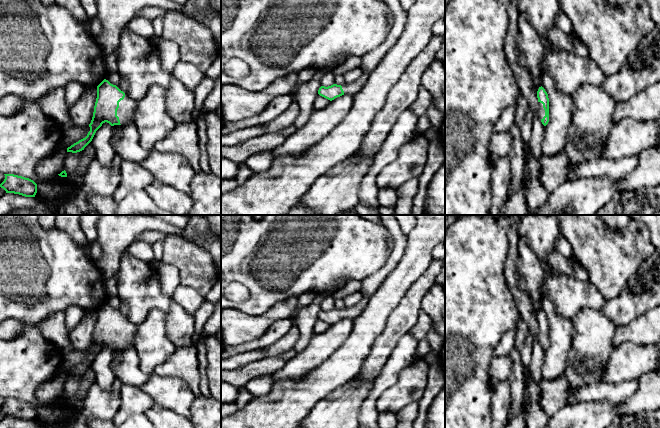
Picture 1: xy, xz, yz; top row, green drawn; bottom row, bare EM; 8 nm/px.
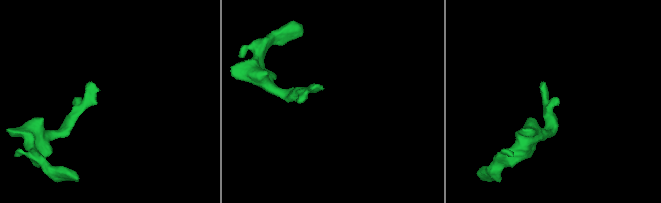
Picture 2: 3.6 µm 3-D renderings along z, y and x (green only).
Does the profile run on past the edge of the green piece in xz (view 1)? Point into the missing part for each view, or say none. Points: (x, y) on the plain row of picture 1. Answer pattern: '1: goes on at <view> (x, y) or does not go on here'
1: goes on at xz (370, 284)

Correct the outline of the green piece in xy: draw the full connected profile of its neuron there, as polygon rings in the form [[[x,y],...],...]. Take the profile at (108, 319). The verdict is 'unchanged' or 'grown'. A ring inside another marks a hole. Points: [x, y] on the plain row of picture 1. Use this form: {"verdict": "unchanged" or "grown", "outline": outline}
{"verdict": "grown", "outline": [[[104,303],[97,310],[97,322],[87,360],[67,372],[67,376],[77,377],[92,365],[96,355],[107,346],[111,350],[133,347],[137,325],[130,322],[116,309]]]}

